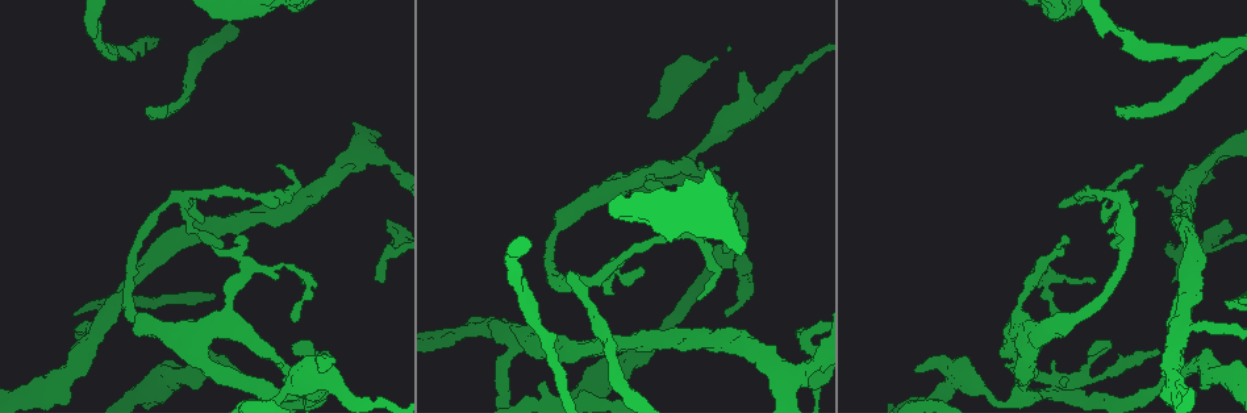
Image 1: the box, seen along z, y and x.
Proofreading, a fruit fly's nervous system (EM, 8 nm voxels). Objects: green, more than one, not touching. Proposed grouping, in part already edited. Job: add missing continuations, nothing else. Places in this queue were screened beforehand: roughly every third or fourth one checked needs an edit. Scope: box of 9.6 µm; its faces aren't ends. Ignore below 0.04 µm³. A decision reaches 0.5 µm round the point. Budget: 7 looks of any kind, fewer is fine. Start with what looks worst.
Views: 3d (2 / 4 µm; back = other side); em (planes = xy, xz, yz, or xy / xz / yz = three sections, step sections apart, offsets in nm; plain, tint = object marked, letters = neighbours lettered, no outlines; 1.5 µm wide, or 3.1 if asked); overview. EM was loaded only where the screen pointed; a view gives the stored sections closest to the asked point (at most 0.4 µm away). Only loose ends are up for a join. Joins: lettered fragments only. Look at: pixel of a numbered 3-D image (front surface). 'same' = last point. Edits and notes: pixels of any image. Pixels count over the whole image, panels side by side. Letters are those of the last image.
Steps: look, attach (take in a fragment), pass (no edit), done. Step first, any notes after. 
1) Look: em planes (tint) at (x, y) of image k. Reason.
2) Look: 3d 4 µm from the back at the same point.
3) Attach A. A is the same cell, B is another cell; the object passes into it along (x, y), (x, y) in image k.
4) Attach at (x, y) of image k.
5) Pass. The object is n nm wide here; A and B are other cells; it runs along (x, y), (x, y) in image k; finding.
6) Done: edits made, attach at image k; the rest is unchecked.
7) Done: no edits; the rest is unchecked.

Look: 3d 2 µm at (1169, 283) of image 1. An open end.

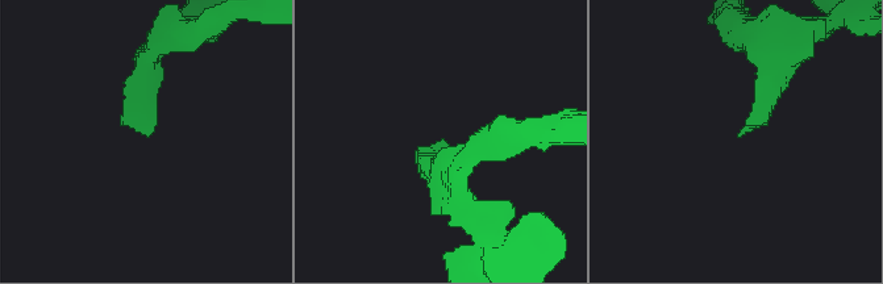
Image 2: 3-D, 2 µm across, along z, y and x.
Look: em planes (plain) at (739, 136) of image 2.

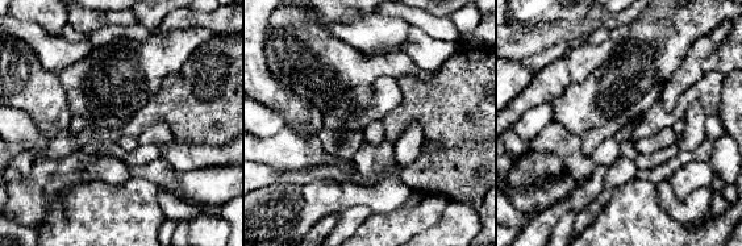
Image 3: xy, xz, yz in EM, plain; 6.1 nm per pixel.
Look: em planes (letters) at the same point.

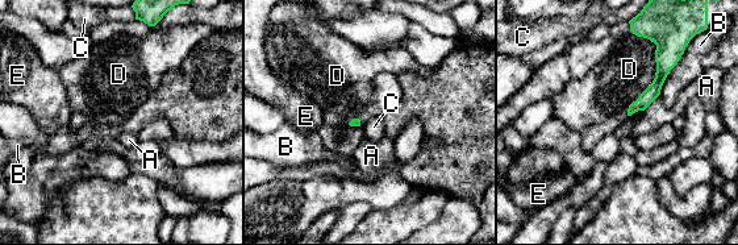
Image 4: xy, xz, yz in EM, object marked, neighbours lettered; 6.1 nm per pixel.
Pass. A, B, C, D and E are other cells; no lettered fragment goes on from it.

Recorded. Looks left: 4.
Look: em planes (tint) at (1114, 108) of image 1. Long arm stops here.

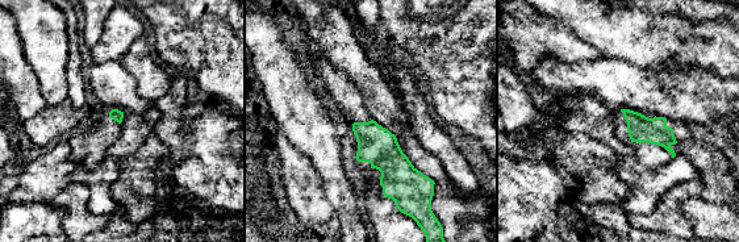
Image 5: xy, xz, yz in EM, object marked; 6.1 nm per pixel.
Look: em planes (letters) at the same point. See the neighbours.

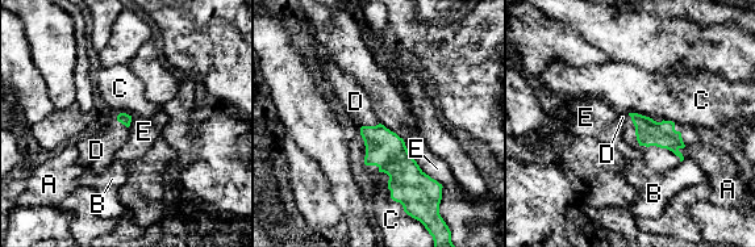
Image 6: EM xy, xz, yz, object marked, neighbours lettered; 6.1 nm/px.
Attach D. D is the same cell, A, B, C and E are other cells; the object passes into it along (384, 149), (361, 128), (355, 101) in image 6; it goes on there.

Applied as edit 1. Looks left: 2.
Look: overview. See it whole again.

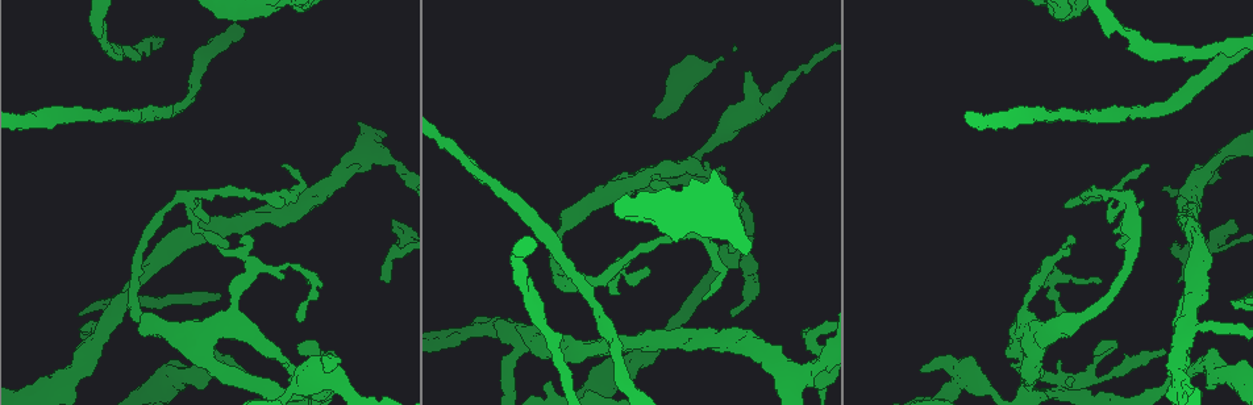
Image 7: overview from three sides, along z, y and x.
Look: em planes (letters) at (631, 262) of image 7. An open end.

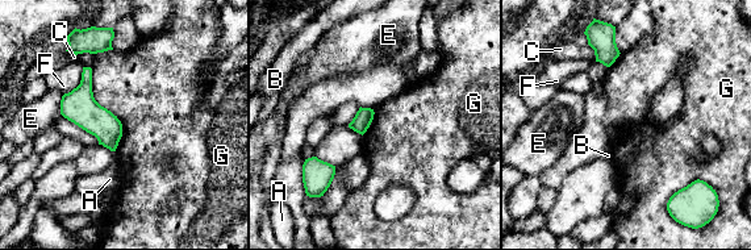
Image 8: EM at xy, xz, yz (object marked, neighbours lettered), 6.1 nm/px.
Pass. A, B, C, E, F and G are other cells; a border runs along (91, 69), (115, 151) in image 8; no lettered fragment goes on from it.

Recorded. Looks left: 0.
Done: edits made, attach at image 6; the rest is unchecked.

